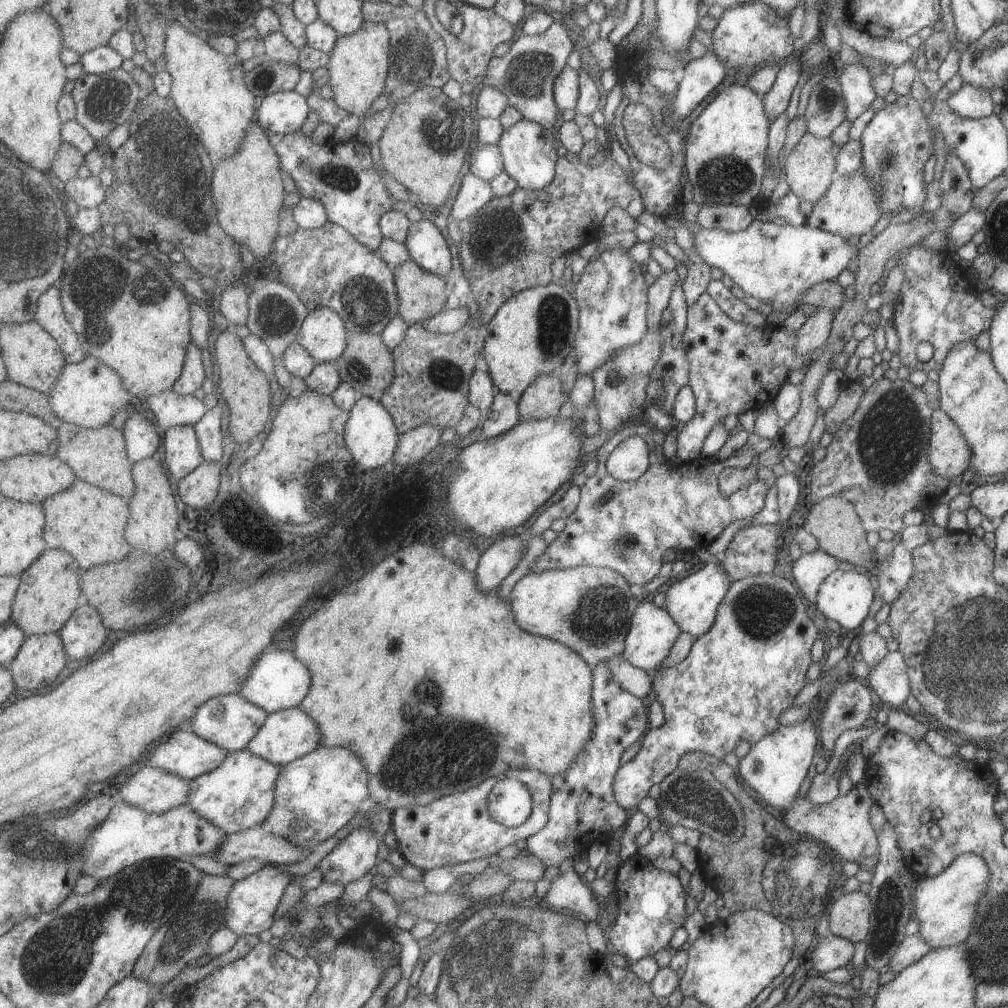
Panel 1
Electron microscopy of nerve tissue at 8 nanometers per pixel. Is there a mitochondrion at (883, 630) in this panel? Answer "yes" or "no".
no

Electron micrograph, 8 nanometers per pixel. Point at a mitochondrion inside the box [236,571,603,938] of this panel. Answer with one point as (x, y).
(466, 750)

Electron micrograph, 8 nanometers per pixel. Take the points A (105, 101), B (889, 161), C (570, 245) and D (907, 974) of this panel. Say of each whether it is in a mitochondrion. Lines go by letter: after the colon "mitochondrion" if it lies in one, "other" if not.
A: mitochondrion
B: mitochondrion
C: other
D: other

